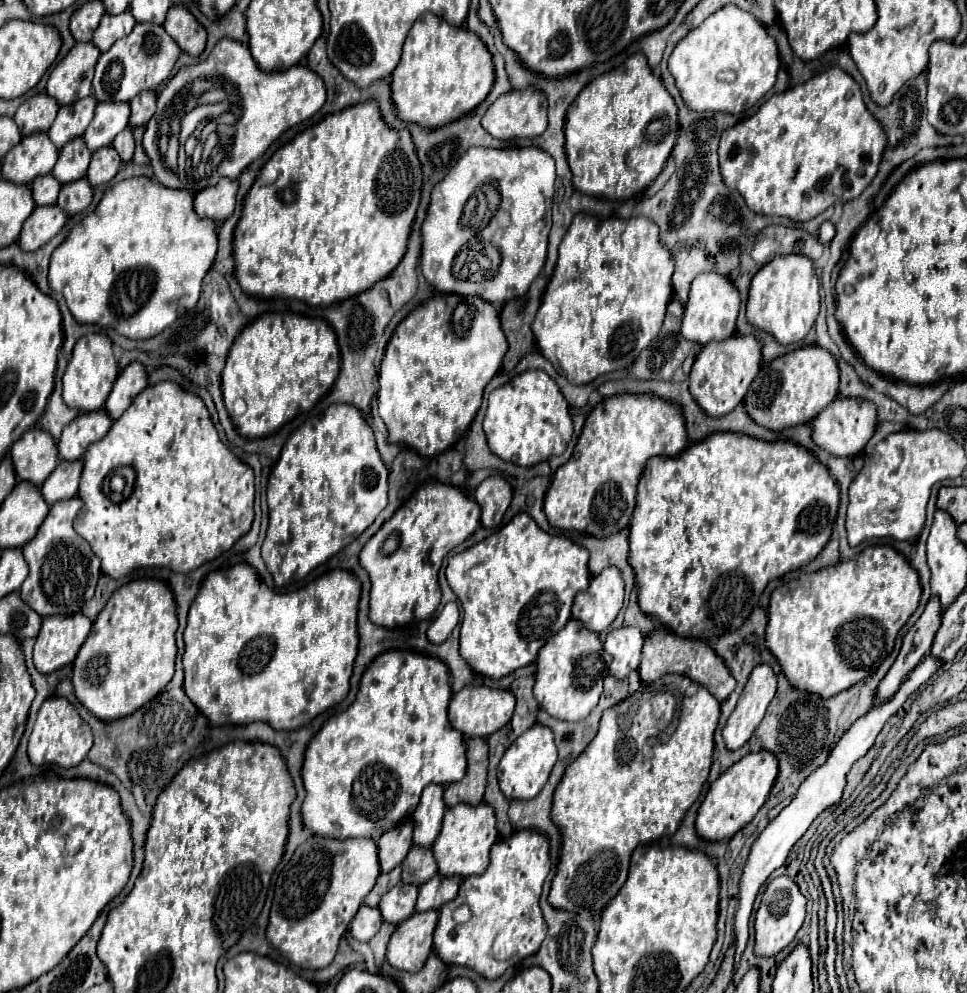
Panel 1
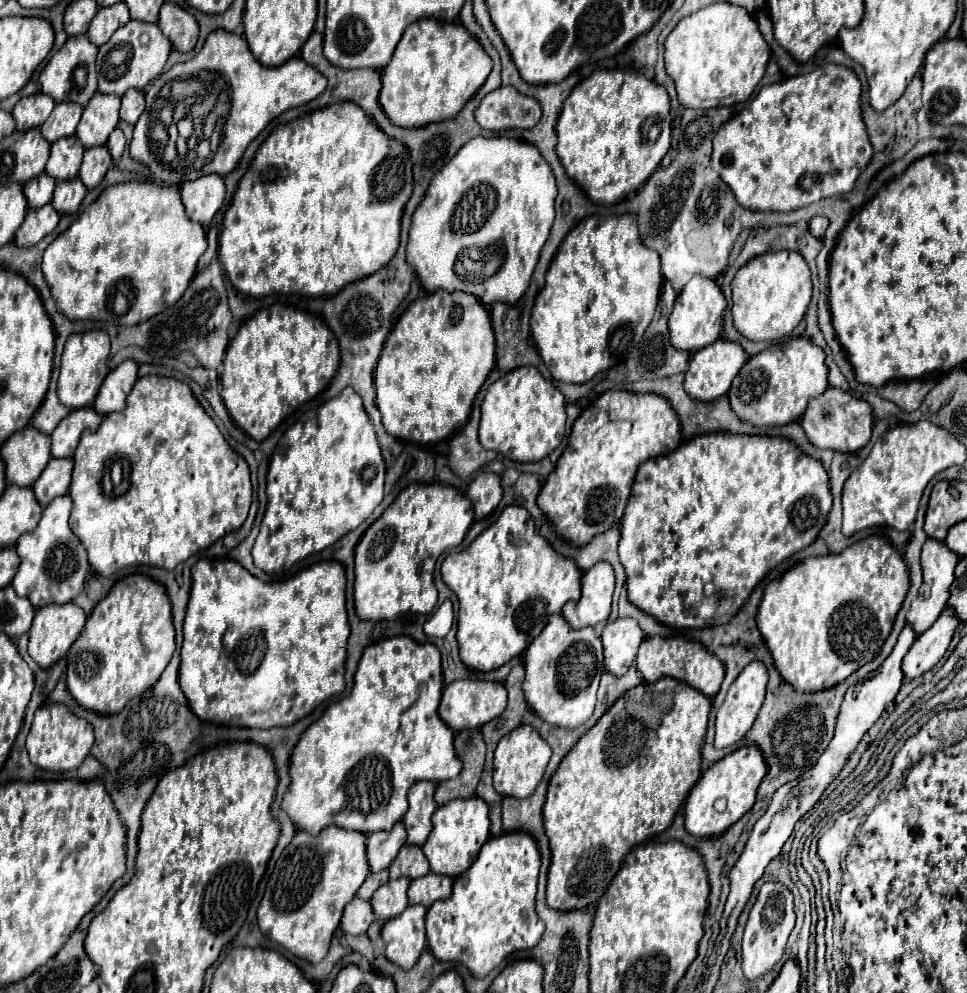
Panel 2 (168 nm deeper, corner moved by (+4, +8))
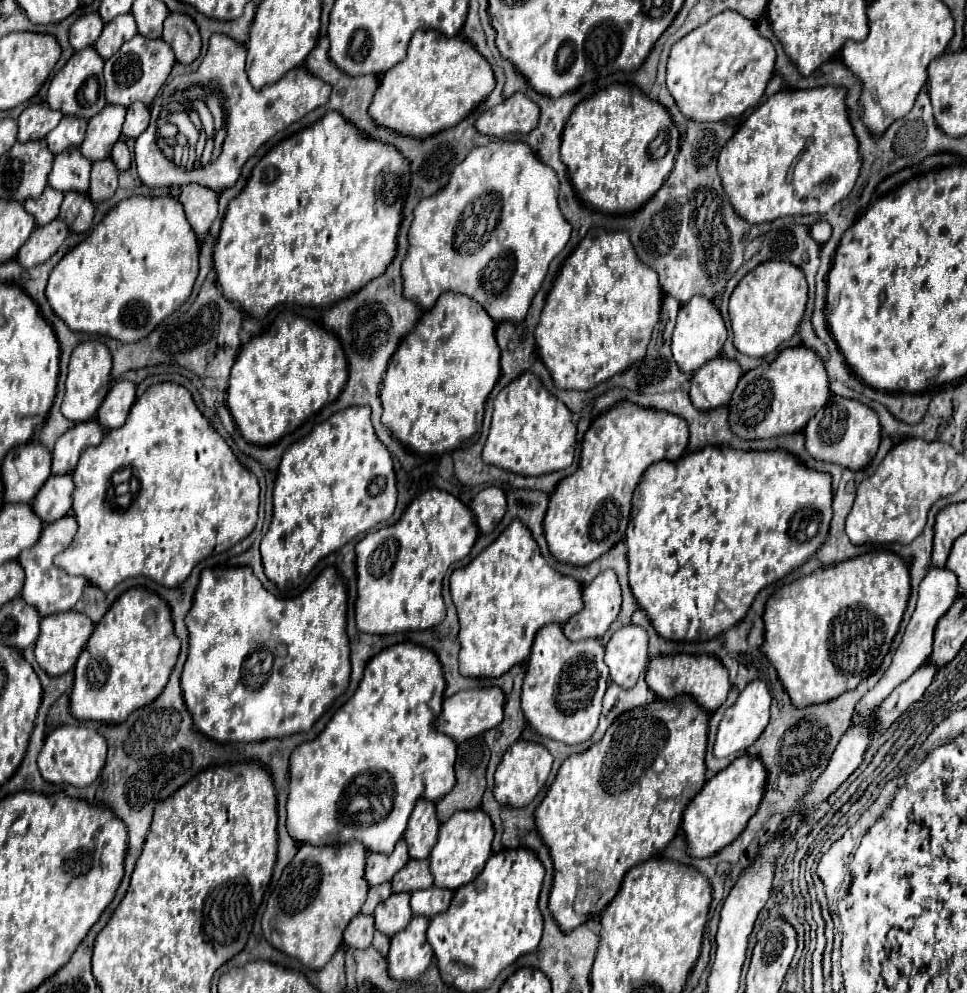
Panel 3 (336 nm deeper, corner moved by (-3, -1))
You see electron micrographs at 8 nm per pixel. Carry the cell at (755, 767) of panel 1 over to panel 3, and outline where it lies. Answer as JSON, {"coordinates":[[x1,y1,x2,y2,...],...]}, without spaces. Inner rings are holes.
{"coordinates":[[743,755,735,759,727,769,719,771,713,779,709,779,703,789,695,795,695,799,687,805,683,815,683,831,689,845,689,855,695,857,711,857,723,847,727,847,735,837,739,837,749,819,757,813,759,803,765,793,767,769,763,767,759,757]]}

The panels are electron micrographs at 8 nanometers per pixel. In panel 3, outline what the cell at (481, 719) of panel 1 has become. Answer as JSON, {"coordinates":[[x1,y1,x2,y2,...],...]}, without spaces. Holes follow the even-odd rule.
{"coordinates":[[485,687,485,689,467,689,459,691,453,697,443,701,443,711,439,717,439,731,453,737,455,741,467,741,477,737,491,727,497,727,503,721,503,707,505,707,505,693,499,687]]}

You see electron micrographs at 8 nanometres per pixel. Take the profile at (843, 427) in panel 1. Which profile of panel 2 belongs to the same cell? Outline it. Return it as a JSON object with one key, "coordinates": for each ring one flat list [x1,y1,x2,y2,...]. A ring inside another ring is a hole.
{"coordinates":[[826,388,818,398,814,398,808,404,800,424,810,444,816,448,830,448,836,452,856,452,870,442,874,418,872,418,872,408,868,402,854,398,844,390]]}

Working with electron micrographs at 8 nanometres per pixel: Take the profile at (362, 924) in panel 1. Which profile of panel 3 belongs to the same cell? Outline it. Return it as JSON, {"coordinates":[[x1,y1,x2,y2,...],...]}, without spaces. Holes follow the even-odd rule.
{"coordinates":[[359,913,357,917,351,919,351,923,345,929,343,941,347,947,353,949,365,949,373,941,373,931,375,931,375,921,373,915,363,915]]}

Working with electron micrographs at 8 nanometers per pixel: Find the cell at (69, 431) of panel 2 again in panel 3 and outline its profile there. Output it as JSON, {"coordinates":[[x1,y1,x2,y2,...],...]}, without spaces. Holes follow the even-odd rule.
{"coordinates":[[93,419,85,423,77,423,71,427,71,431,63,433,53,449,53,475,71,473,81,457,81,453,89,445,99,445,105,431,103,427]]}

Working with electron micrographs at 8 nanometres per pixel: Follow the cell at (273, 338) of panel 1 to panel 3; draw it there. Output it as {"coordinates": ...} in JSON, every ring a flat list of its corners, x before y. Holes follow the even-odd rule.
{"coordinates":[[289,317,275,319,267,331,251,337,235,359,227,387,227,407,241,431,241,435,255,445,273,445,283,435,297,429,309,415,317,413,327,403,335,401,347,381,347,357,339,347,335,335,307,319]]}

